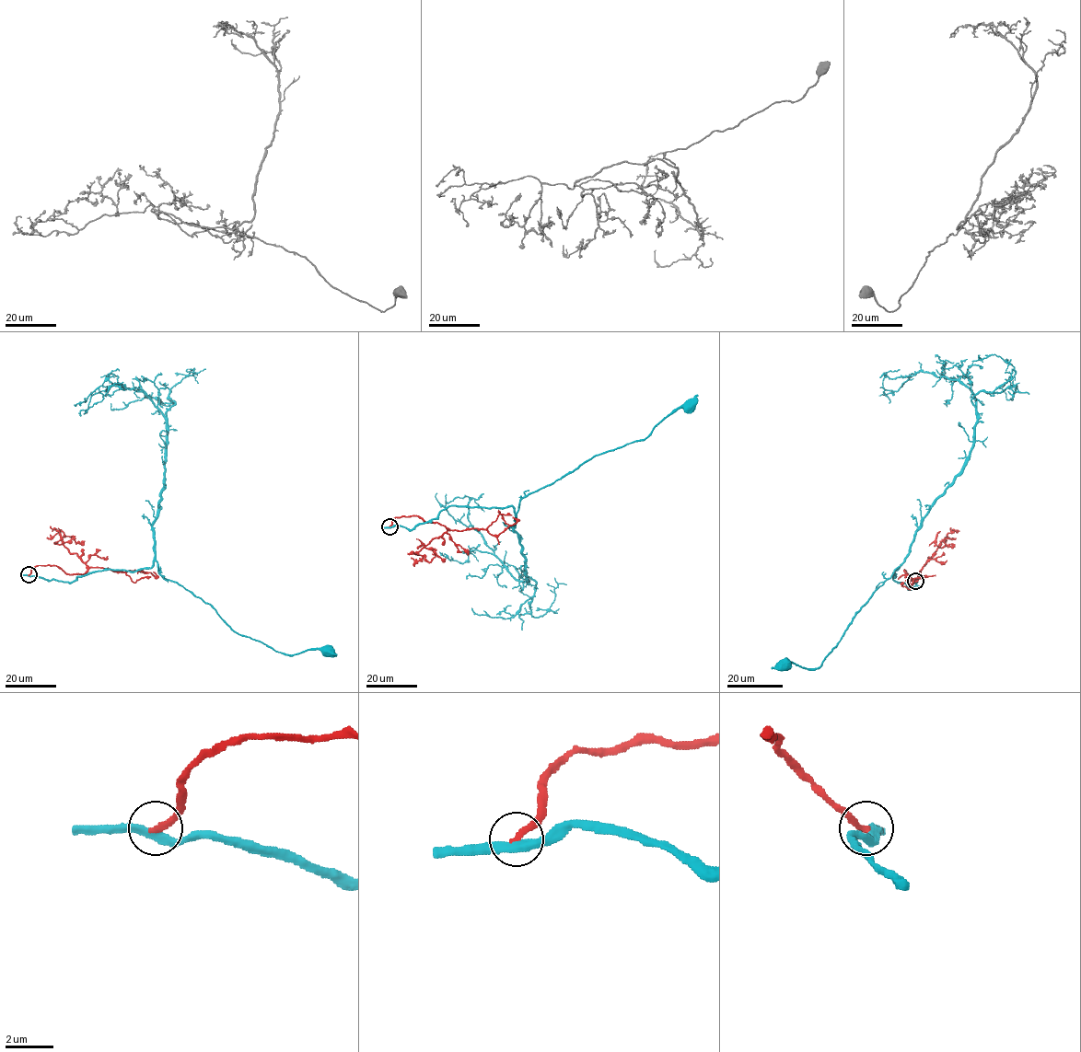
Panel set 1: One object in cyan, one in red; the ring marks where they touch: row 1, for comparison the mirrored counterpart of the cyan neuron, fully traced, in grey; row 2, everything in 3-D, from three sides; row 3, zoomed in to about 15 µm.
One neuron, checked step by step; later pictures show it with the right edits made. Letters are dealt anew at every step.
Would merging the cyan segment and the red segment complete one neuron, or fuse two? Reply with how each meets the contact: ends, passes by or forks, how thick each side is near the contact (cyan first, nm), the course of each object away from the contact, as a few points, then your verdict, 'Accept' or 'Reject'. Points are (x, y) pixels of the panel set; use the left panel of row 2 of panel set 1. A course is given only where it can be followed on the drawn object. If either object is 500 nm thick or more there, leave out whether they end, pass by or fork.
At the ring cyan passes by. At the ring red ends. Thickness 320 nm (cyan) against 260 nm. Course of cyan: (29, 575), (73, 582), (156, 561), (162, 576), (238, 634), (284, 653), (328, 652). Course of red: (29, 575), (34, 566), (59, 566), (76, 574), (87, 569), (63, 545), (74, 537), (63, 531), (47, 537). Reject

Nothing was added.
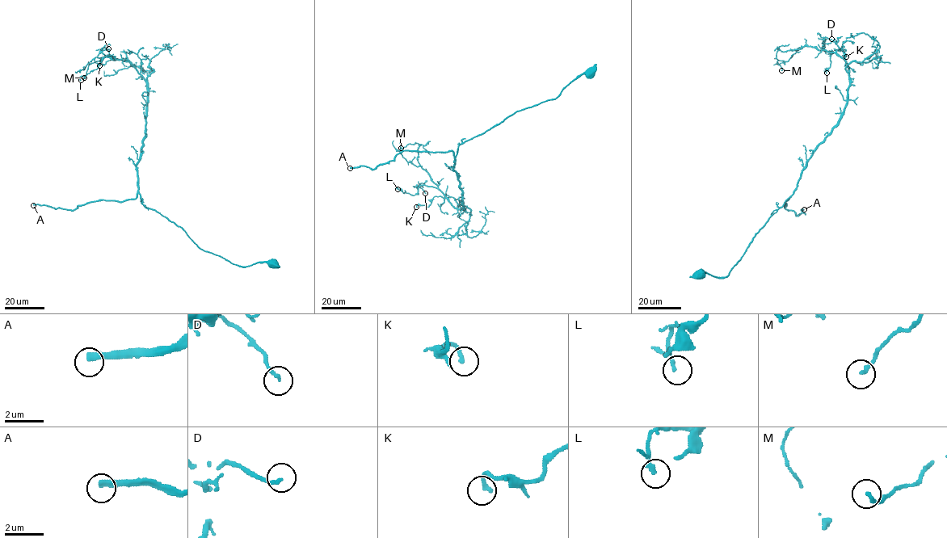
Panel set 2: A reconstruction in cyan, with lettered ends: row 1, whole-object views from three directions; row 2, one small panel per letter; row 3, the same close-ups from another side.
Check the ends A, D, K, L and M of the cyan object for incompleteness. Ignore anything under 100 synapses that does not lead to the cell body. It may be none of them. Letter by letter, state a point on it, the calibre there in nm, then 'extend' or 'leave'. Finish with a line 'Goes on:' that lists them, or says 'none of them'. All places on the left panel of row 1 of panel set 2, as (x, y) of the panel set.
A: place (33, 205); calibre 320 nm; extend
D: place (108, 48); calibre 170 nm; leave
K: place (99, 65); calibre 220 nm; leave
L: place (81, 80); calibre 160 nm; leave
M: place (84, 77); calibre 190 nm; leave
Goes on: A

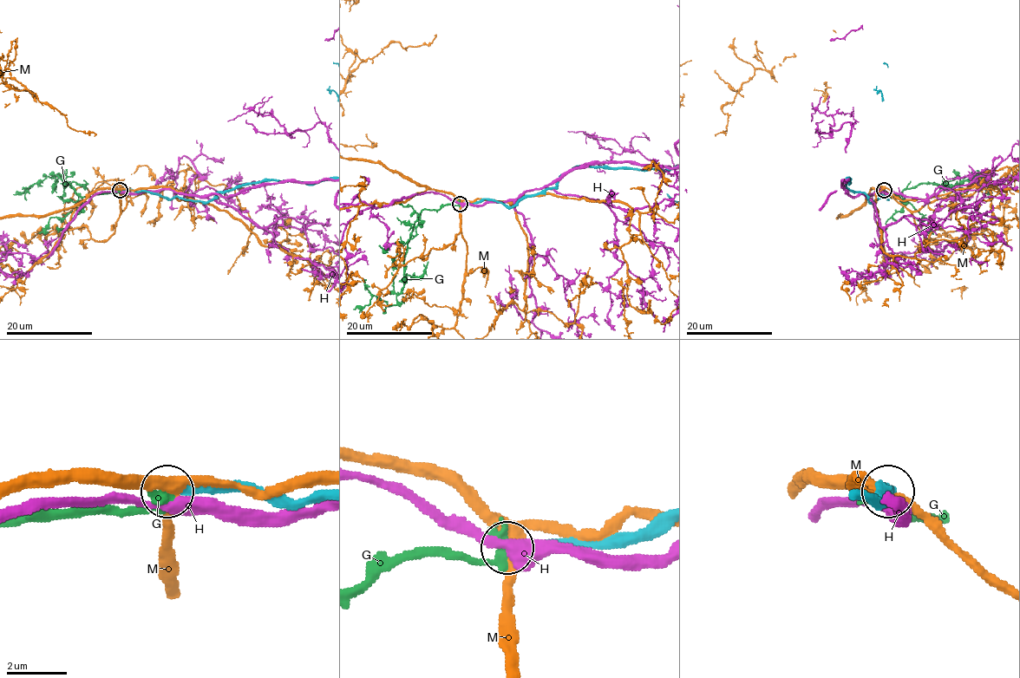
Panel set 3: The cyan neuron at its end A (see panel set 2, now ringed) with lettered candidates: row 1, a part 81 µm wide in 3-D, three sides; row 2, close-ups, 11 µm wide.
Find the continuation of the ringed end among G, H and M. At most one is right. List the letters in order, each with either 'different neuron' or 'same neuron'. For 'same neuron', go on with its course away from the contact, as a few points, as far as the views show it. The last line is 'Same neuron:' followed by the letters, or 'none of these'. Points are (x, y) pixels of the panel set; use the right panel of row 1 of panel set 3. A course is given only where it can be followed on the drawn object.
G: different neuron
H: different neuron
M: different neuron
Same neuron: none of these

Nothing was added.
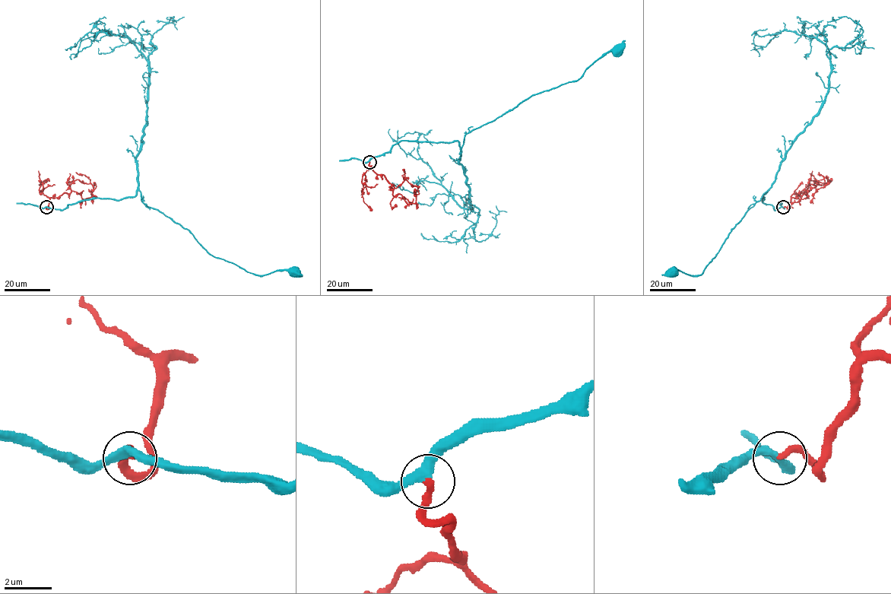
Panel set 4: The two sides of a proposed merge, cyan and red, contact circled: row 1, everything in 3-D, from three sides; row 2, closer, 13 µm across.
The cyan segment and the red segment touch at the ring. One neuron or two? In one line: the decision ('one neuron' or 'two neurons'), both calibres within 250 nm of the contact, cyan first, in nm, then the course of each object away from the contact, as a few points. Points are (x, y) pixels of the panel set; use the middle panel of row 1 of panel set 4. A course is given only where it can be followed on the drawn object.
one neuron; 300 nm thick on the cyan side, 280 nm on the other; cyan runs (369, 162), (401, 141), (458, 141), (461, 147), (471, 131), (532, 95), (577, 80), (607, 52), (617, 52); red runs (369, 162), (372, 169), (393, 185), (393, 195), (401, 195), (407, 203), (414, 203), (416, 192)

